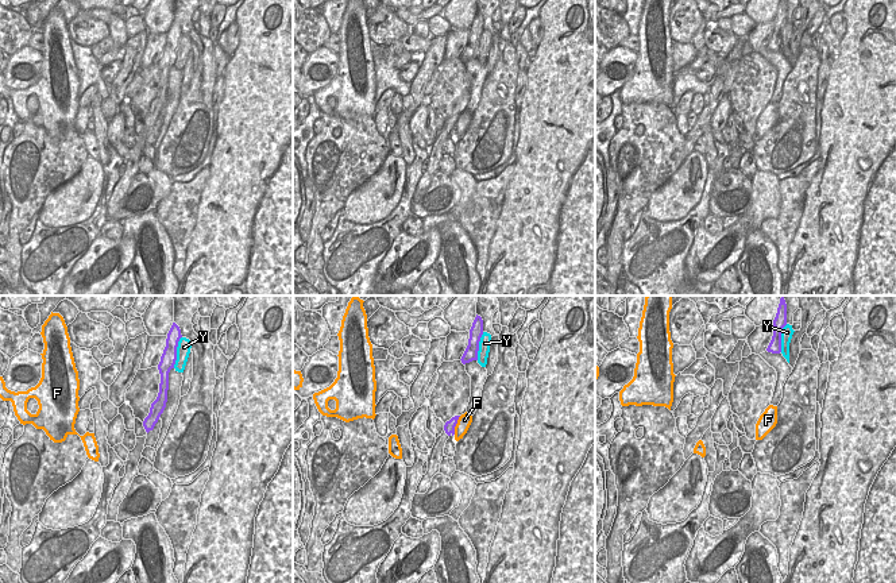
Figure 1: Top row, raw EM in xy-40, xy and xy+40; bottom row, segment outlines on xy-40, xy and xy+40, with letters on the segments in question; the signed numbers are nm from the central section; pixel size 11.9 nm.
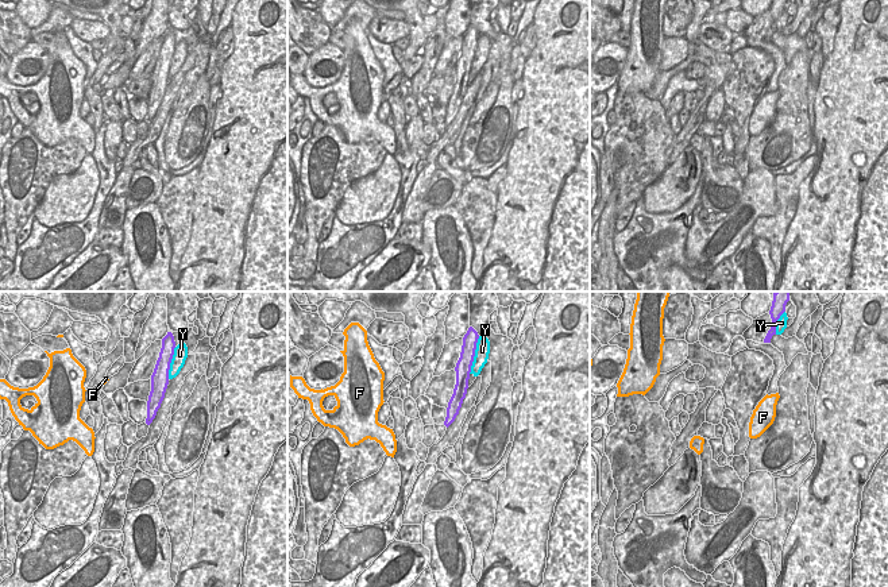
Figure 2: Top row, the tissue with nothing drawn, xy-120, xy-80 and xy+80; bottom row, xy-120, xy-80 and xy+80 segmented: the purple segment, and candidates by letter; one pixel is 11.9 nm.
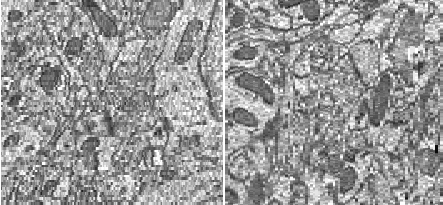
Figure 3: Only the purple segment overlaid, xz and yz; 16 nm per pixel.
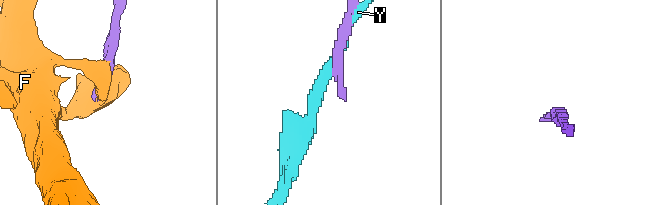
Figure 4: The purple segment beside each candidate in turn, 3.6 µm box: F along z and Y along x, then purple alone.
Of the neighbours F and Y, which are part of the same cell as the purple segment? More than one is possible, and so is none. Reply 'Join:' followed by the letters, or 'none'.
Join: none

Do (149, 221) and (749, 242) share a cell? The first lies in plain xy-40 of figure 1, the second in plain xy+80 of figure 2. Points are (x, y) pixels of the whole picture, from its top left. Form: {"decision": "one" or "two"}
{"decision": "one"}

